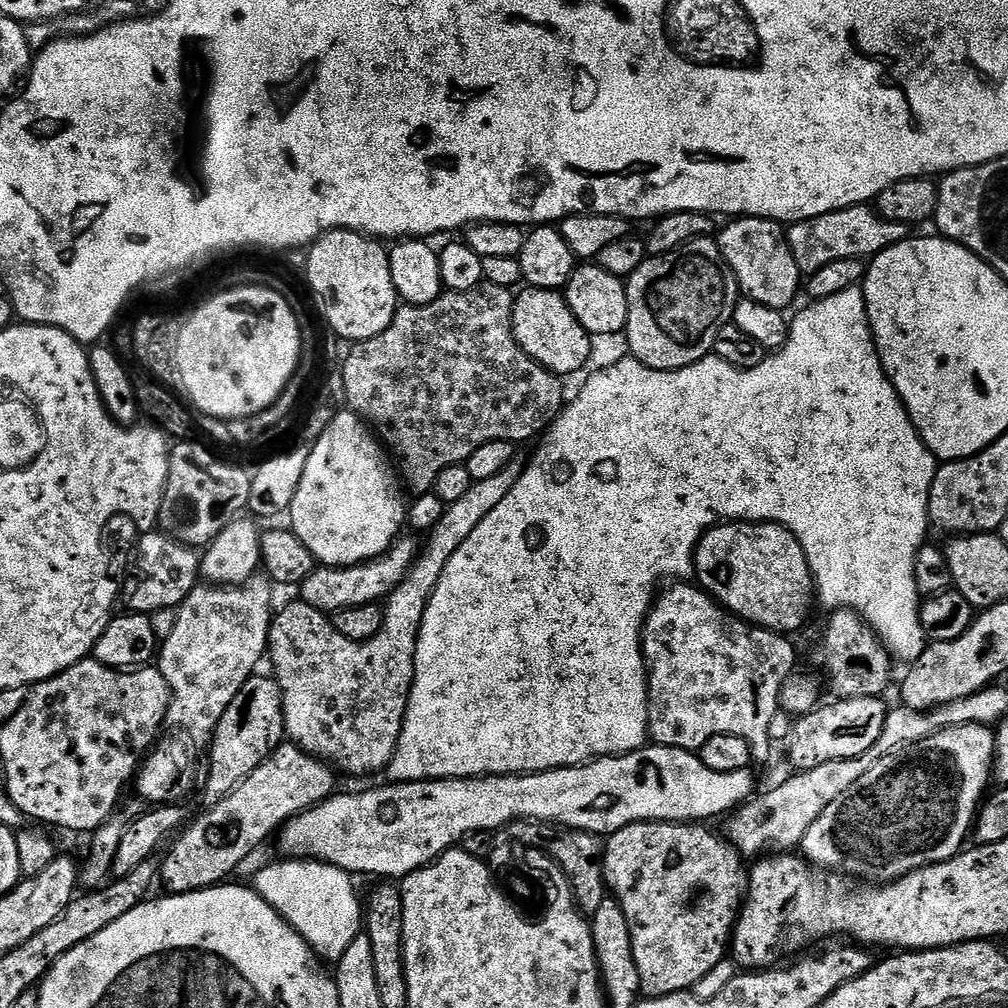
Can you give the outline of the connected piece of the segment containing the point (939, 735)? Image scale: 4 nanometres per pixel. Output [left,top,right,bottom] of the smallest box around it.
[803,724,995,886]

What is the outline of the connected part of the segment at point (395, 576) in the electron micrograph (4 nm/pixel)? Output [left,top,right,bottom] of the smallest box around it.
[298,539,418,614]

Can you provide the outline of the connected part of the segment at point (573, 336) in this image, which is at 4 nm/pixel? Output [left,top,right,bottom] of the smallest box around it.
[512,287,593,378]

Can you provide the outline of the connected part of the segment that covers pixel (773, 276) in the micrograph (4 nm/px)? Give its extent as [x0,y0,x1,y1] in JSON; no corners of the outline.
[718,216,802,310]

